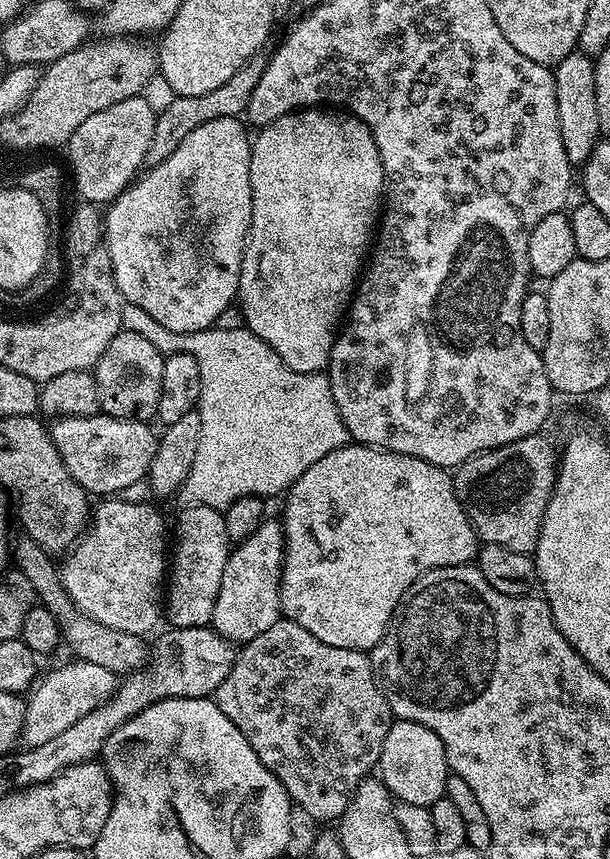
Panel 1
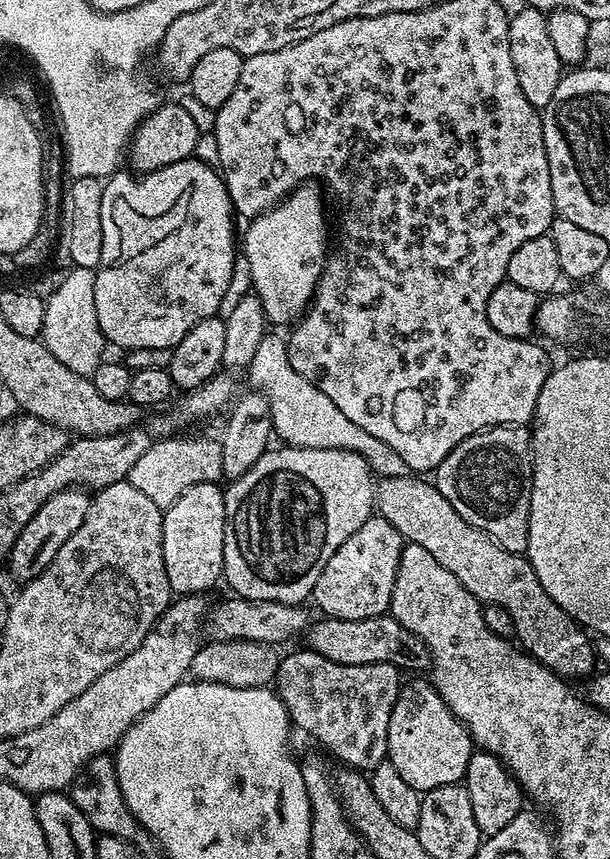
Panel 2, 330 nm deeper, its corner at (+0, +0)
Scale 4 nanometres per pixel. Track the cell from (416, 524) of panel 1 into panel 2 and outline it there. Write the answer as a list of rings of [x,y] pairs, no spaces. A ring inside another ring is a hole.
[[[373,514],[326,562],[326,570],[318,578],[311,599],[321,608],[325,617],[334,618],[374,618],[383,616],[392,607],[394,578],[398,574],[398,562],[406,541],[403,536],[379,514]]]

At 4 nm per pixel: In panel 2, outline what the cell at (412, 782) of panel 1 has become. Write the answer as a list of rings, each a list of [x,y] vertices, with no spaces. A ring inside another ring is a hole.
[[[412,678],[401,683],[400,693],[390,714],[390,734],[388,735],[387,763],[402,774],[409,786],[421,794],[438,786],[459,784],[466,774],[474,745],[472,736],[464,728],[462,721],[442,702],[431,682],[424,678]]]

